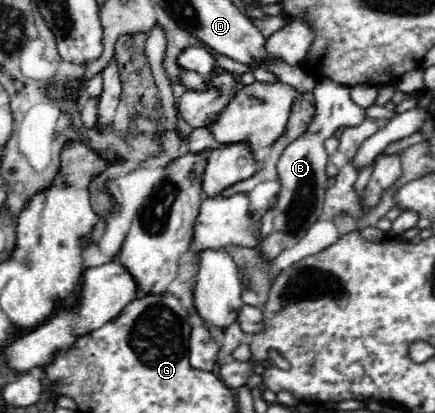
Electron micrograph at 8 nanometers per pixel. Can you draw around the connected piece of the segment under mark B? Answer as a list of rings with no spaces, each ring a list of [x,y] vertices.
[[[328,77],[316,81],[314,87],[314,115],[308,123],[308,129],[294,139],[282,153],[278,161],[278,177],[280,177],[280,193],[272,209],[260,221],[260,253],[266,259],[274,259],[282,249],[296,245],[308,231],[308,227],[320,217],[324,193],[326,193],[326,165],[328,153],[324,149],[324,141],[330,139],[340,127],[354,127],[366,119],[364,107],[356,105],[350,97],[350,87],[338,85]]]

